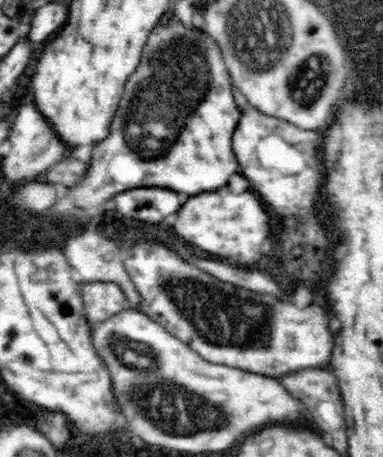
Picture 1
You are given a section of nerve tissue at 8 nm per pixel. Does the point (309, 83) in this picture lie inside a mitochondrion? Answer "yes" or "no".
yes

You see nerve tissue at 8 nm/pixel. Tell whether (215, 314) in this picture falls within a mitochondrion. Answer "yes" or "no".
yes

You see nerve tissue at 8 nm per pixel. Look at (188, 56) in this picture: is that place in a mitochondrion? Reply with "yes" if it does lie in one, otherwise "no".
yes

